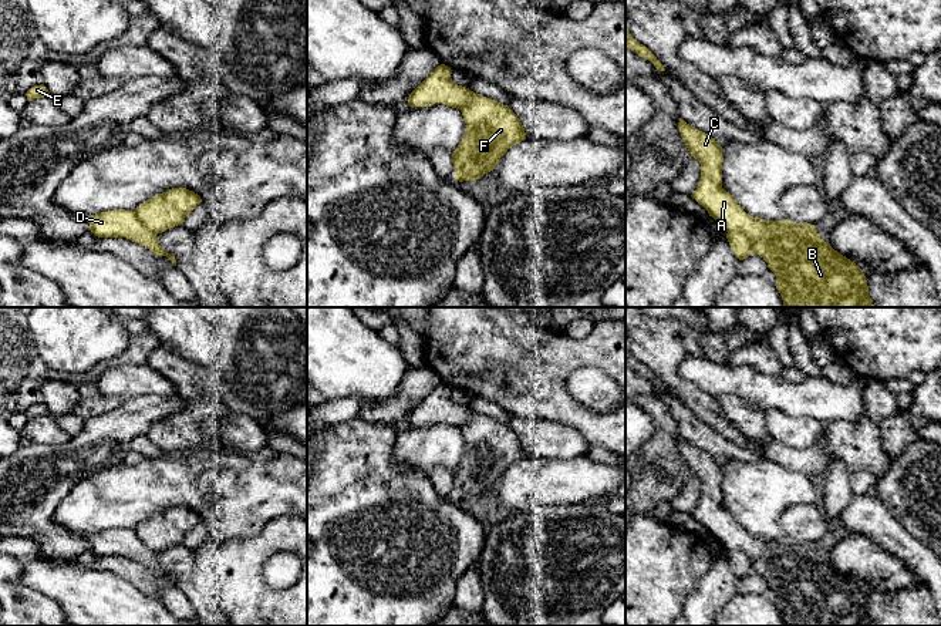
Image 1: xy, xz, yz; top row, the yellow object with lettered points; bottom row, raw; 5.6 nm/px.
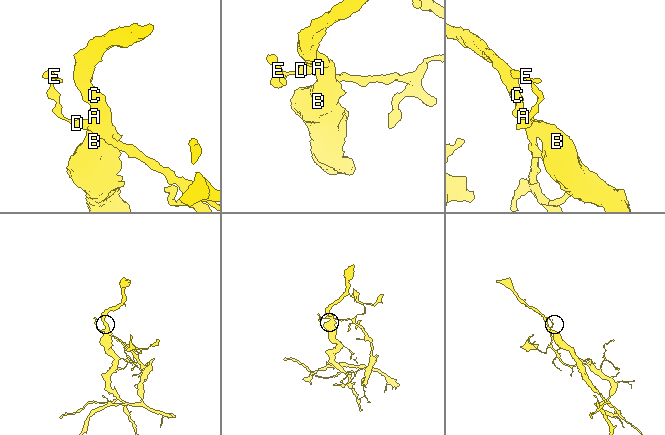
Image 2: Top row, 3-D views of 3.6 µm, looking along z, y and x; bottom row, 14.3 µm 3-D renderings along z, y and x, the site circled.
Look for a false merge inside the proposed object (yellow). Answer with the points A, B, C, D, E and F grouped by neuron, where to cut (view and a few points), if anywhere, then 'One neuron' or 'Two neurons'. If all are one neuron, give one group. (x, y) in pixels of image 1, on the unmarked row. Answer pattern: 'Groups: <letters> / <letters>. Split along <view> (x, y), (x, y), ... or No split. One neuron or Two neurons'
Groups: A B C F / D E. Split along yz (728, 549), (742, 551), (751, 561), (752, 569). Two neurons

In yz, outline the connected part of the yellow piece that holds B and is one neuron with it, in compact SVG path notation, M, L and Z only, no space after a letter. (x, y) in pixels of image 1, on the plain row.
M679 437L679 452L701 482L692 516L726 551L741 551L776 593L785 626L874 626L863 589L834 569L814 543L753 536L722 506L722 465Z

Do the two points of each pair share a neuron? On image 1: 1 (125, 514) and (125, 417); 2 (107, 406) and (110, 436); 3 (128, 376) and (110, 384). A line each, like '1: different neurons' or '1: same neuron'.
1: different neurons
2: different neurons
3: same neuron

